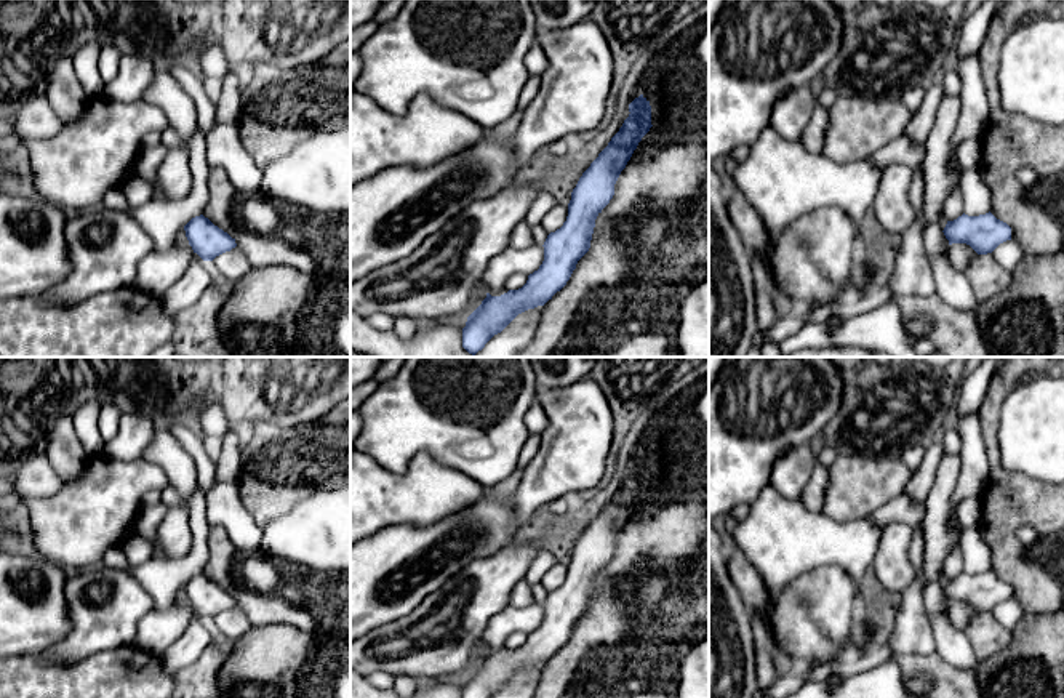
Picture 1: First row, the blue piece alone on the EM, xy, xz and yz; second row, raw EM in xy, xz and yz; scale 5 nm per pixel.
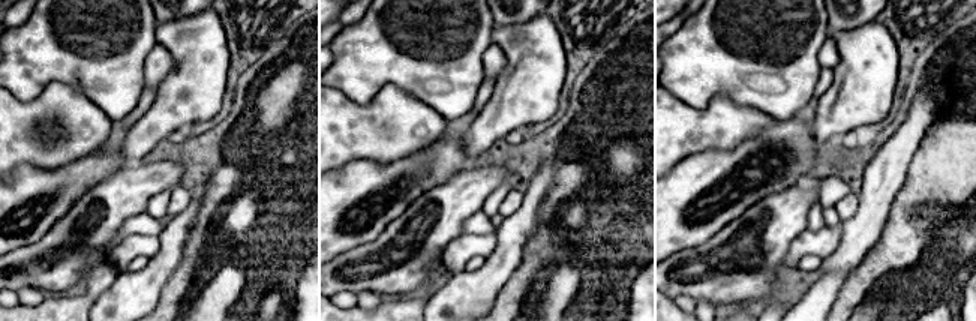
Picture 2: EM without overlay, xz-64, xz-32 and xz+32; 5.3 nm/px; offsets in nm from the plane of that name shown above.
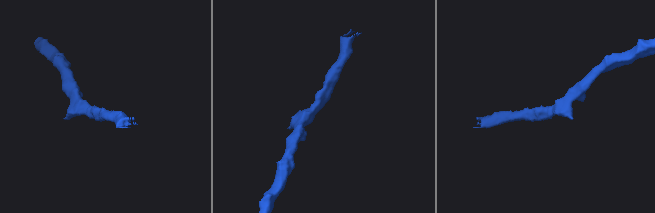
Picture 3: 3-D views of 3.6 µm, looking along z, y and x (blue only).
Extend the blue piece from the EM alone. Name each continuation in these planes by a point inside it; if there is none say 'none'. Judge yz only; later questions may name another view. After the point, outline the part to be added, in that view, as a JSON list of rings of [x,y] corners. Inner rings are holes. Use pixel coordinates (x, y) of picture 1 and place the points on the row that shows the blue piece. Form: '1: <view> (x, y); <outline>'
none

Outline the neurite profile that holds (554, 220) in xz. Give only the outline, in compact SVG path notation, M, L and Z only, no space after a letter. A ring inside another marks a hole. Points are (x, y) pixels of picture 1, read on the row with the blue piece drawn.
M557 203L542 219L542 227L550 234L563 226L568 216L568 205Z

